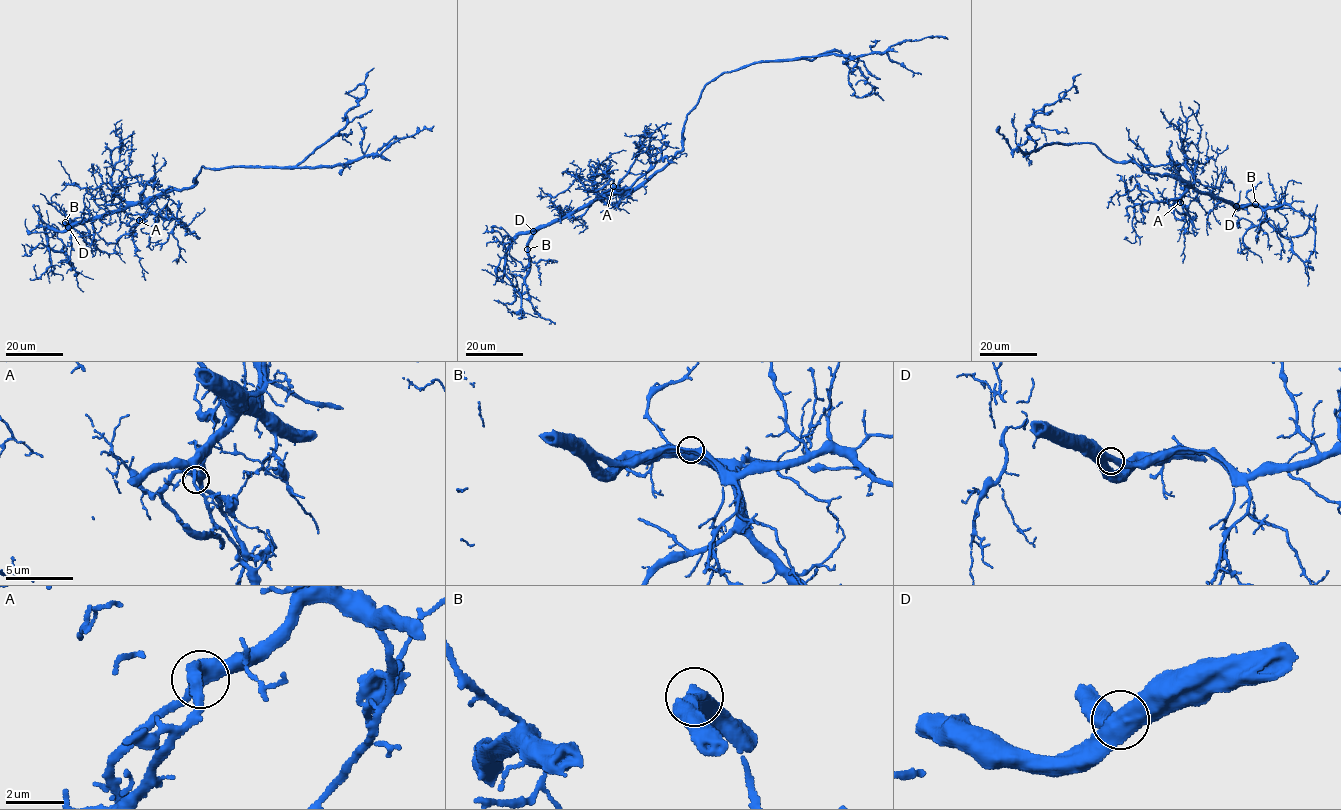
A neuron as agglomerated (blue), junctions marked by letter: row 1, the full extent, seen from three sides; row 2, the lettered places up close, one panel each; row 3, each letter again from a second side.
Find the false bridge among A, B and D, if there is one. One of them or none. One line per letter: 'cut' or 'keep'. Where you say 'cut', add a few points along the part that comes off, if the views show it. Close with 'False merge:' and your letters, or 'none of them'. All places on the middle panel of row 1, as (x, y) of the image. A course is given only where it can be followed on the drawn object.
A: keep
B: keep
D: keep
False merge: none of them

